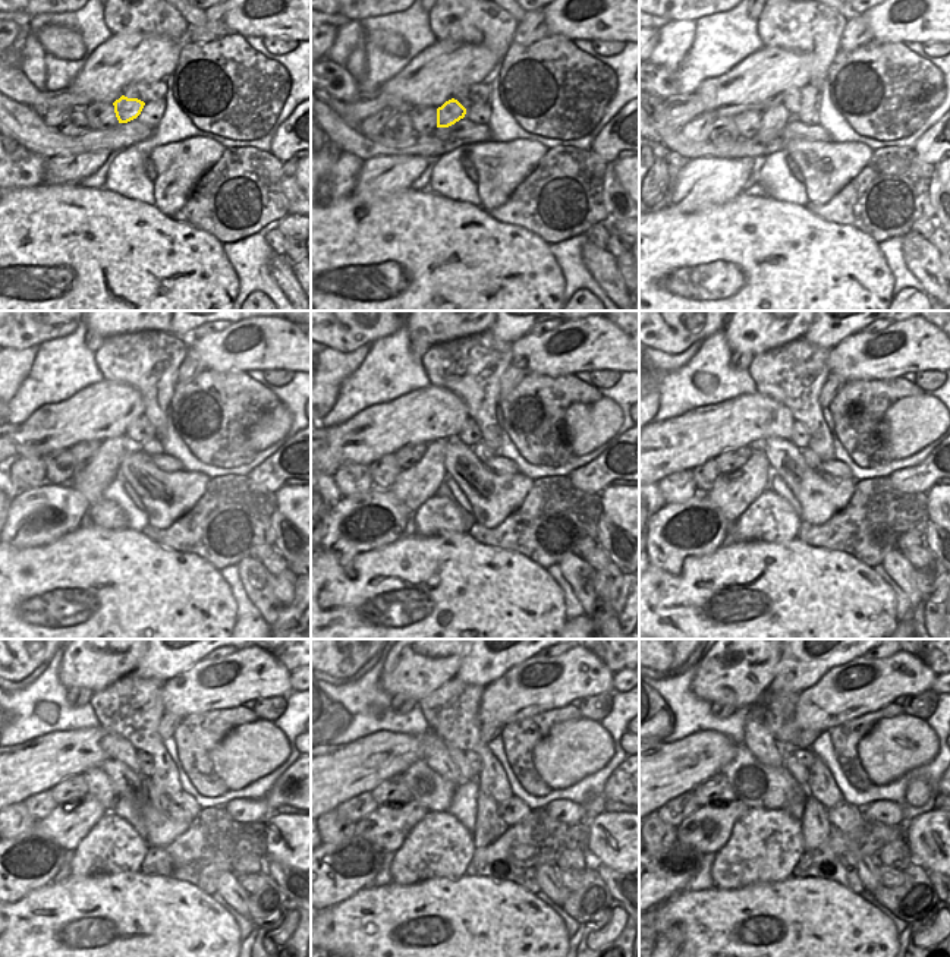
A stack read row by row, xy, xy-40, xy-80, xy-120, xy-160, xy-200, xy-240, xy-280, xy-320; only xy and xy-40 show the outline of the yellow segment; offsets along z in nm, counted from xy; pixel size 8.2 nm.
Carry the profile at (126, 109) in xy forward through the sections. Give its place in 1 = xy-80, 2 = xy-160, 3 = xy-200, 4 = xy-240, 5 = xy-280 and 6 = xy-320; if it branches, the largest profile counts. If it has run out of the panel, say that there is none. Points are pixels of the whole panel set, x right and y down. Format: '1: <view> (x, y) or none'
1: xy-80 (773, 120)
2: xy-160 (414, 487)
3: xy-200 (732, 493)
4: xy-240 (69, 822)
5: xy-280 (387, 828)
6: xy-320 (707, 830)

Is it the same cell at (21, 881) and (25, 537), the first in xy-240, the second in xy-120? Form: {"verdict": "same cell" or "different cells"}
{"verdict": "same cell"}

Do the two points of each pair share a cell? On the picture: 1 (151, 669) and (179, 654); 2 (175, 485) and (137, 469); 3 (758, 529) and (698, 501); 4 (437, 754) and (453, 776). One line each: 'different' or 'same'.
1: same
2: same
3: different
4: same

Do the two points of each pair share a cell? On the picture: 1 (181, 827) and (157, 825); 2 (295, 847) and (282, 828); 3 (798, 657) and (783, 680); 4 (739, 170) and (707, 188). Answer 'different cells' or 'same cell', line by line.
1: same cell
2: same cell
3: same cell
4: same cell

